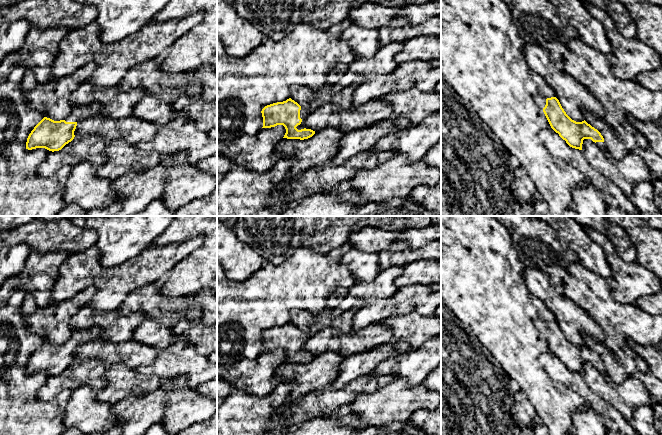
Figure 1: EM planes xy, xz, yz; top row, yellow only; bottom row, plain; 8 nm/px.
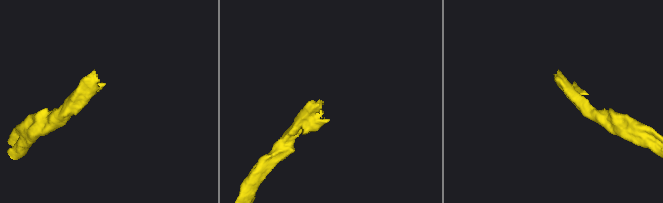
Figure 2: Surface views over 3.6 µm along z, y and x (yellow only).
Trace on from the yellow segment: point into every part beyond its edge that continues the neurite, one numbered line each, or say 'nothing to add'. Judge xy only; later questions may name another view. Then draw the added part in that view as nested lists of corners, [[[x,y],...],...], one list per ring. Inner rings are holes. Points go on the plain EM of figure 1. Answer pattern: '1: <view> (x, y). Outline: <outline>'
1: xy (79, 337). Outline: [[[92,327],[90,329],[76,330],[67,342],[66,346],[81,346],[82,344],[101,336],[101,329]]]

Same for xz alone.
1: xz (304, 336). Outline: [[[301,331],[301,334],[300,334],[300,342],[302,343],[302,346],[301,346],[300,349],[298,349],[296,351],[298,354],[304,353],[304,350],[302,348],[303,348],[304,344],[308,341],[308,338],[309,338],[309,335],[305,331]]]

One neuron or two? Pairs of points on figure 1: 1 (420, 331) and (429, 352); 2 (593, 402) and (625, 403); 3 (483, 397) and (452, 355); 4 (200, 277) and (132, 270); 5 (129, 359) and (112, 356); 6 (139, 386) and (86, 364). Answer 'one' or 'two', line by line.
1: two
2: two
3: one
4: two
5: one
6: two

